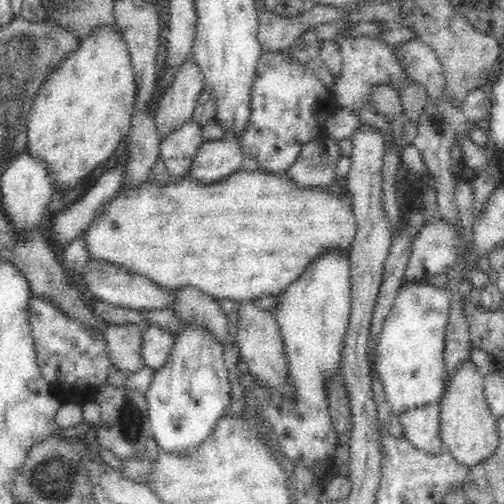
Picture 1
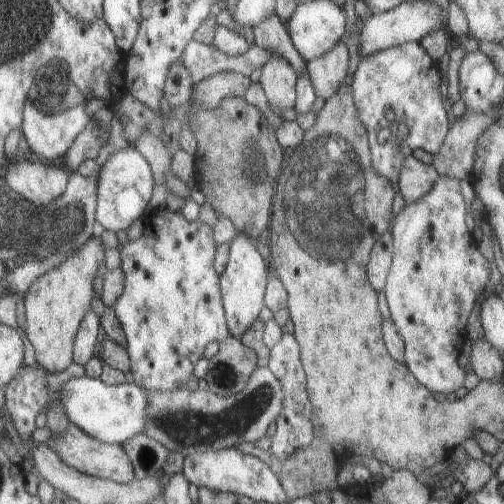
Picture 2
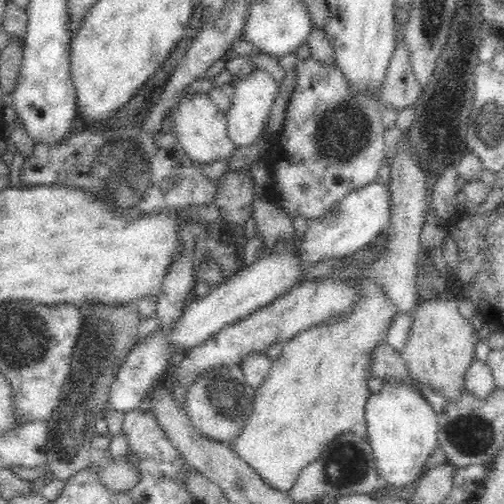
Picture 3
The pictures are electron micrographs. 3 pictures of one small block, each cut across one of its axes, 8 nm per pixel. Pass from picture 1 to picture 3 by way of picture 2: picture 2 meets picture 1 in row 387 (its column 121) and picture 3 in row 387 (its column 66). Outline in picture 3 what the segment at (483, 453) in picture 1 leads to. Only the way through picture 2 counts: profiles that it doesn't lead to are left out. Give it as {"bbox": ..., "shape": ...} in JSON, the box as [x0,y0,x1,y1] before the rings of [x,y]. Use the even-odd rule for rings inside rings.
{"bbox":[400,294,476,396],"shape":[[[438,294],[422,298],[410,312],[410,334],[404,348],[400,350],[404,366],[416,378],[416,382],[426,382],[446,396],[462,392],[462,378],[468,364],[474,362],[476,332],[470,320],[466,320],[458,310],[456,298],[440,298]]]}

